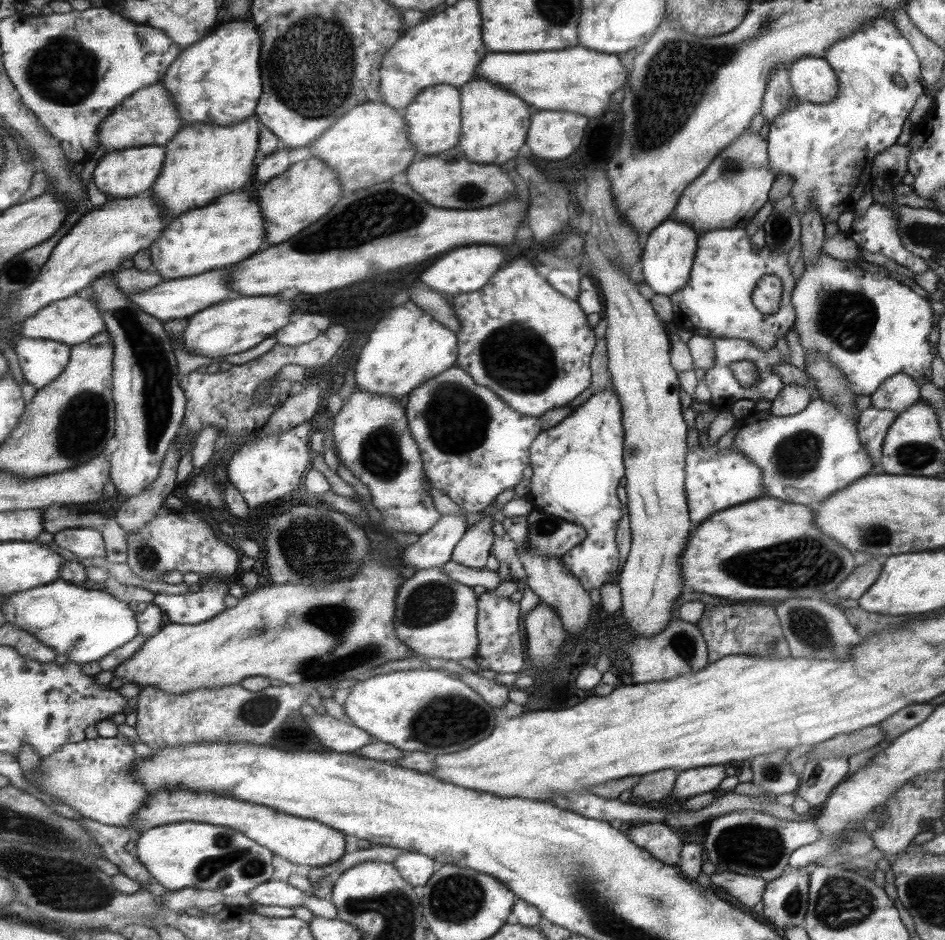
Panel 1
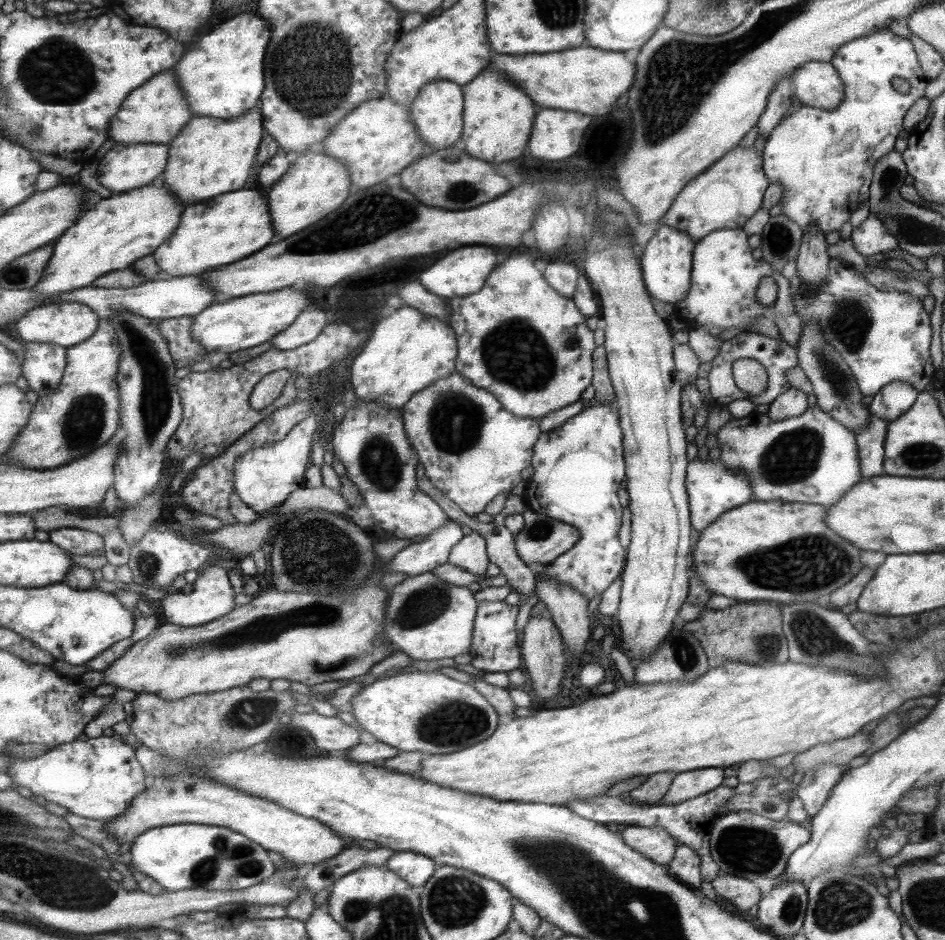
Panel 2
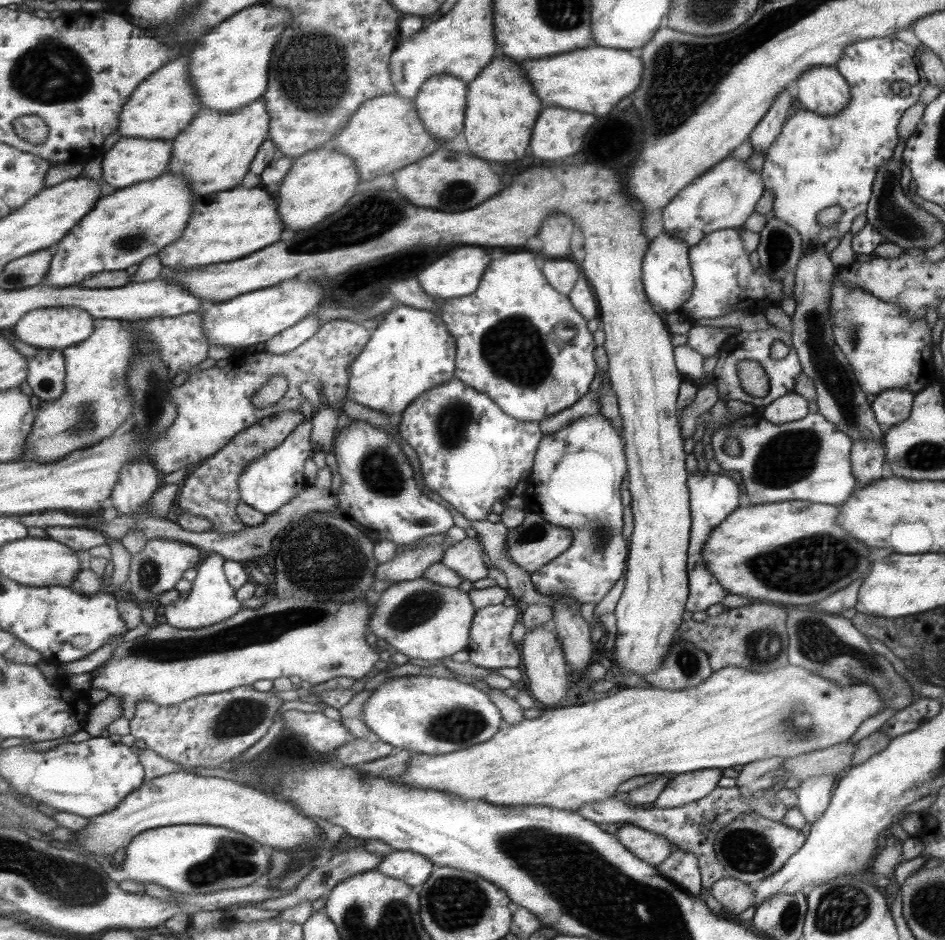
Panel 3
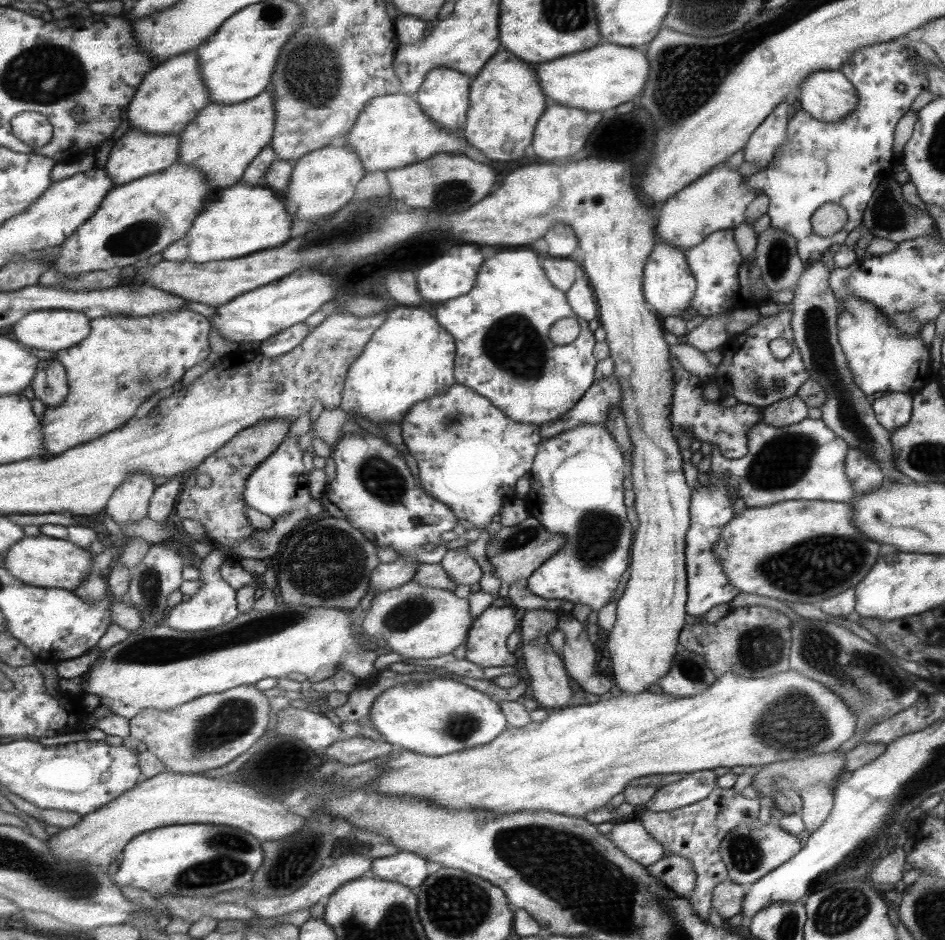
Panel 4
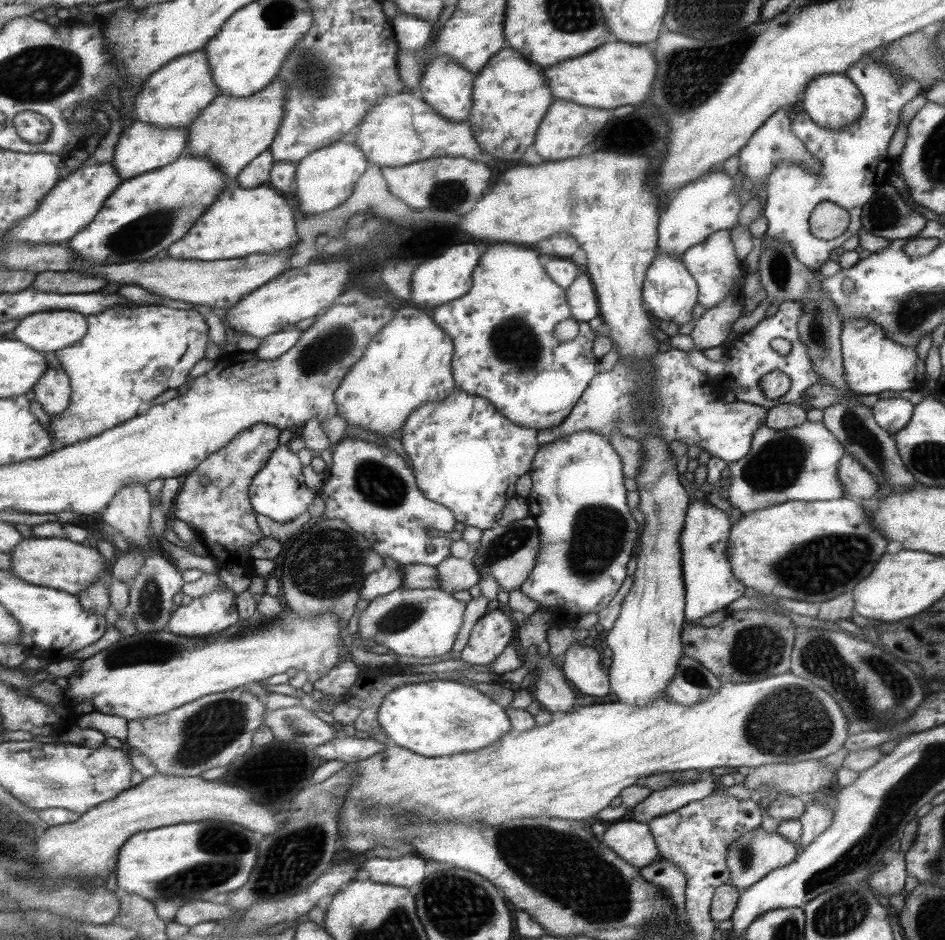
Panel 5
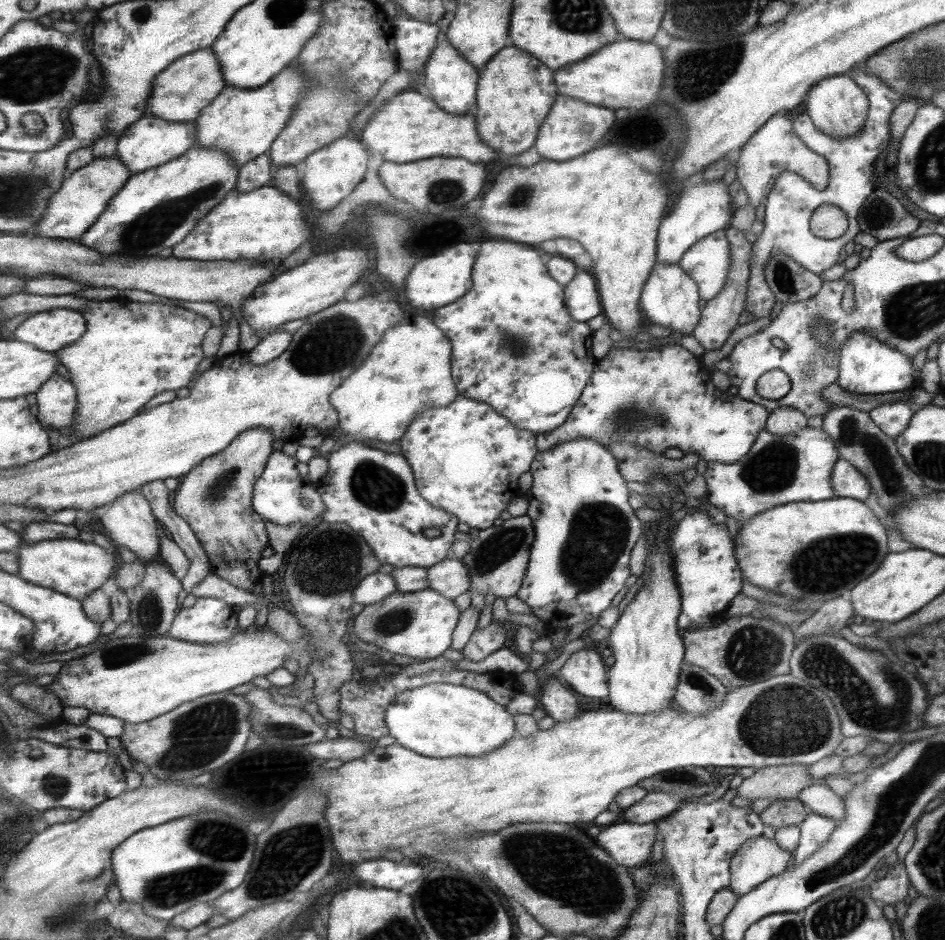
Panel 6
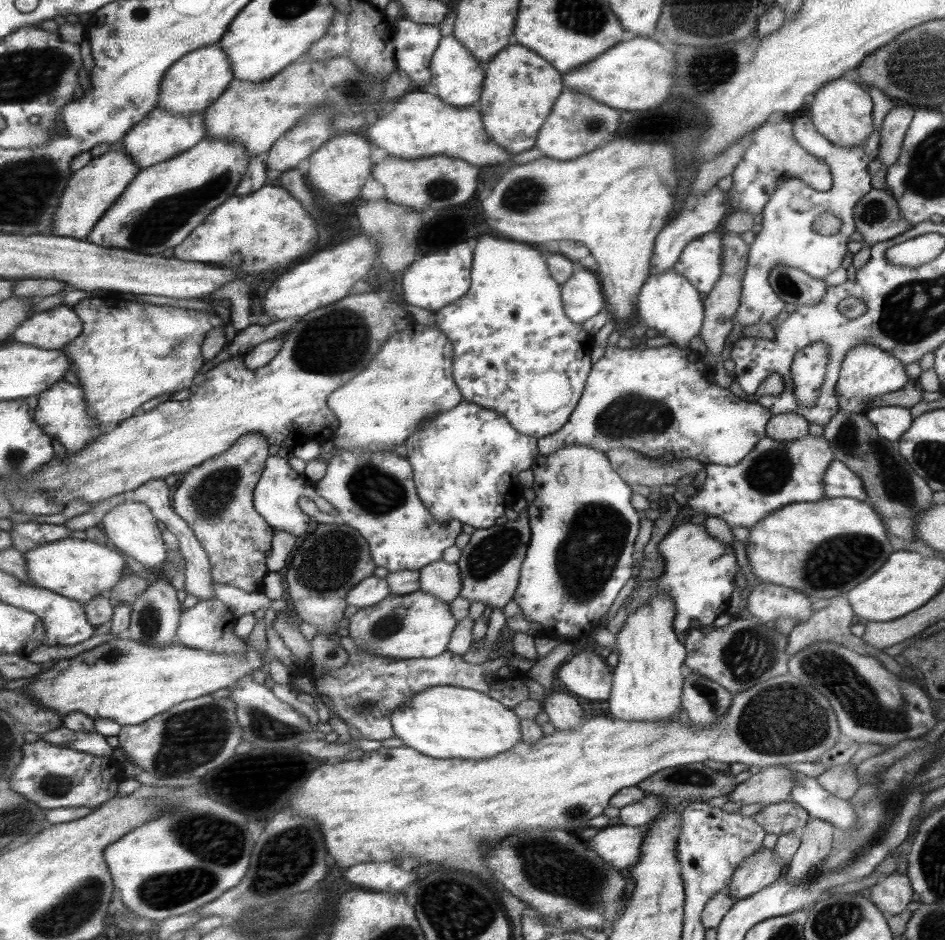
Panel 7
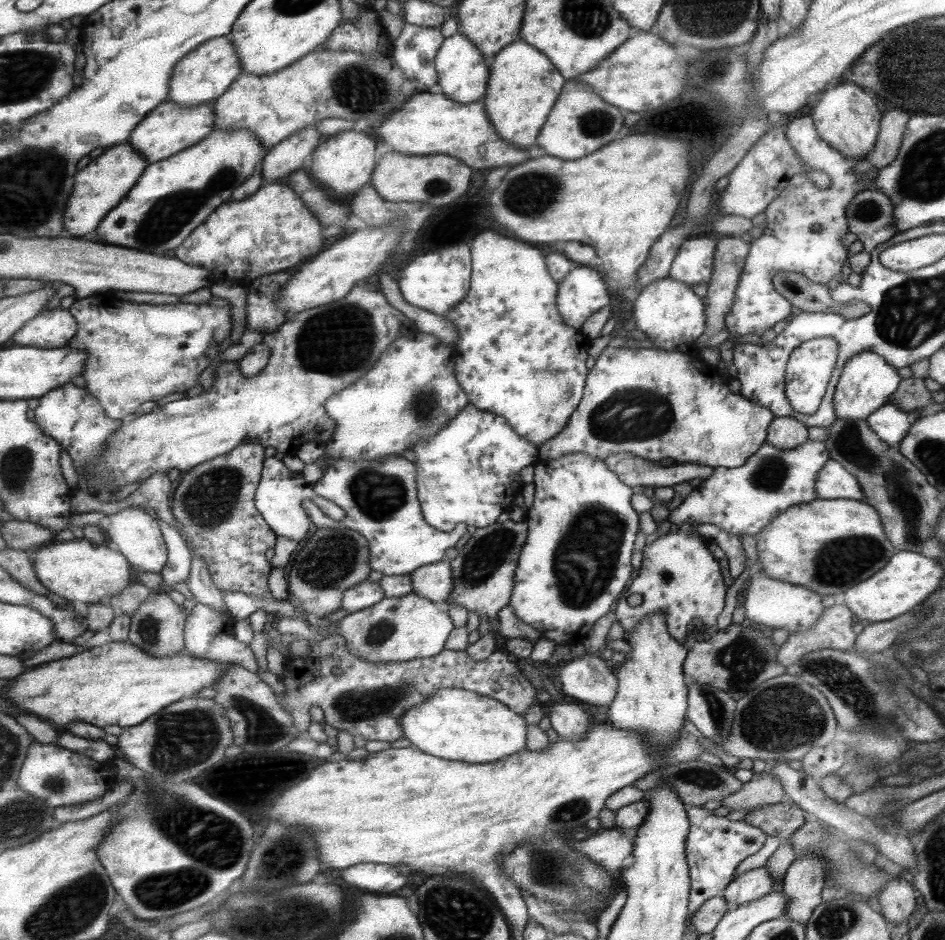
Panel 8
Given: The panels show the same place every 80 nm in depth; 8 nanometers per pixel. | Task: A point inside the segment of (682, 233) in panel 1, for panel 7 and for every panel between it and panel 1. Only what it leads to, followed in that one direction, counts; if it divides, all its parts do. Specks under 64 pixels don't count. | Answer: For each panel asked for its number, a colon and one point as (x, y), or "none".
2: (667, 260)
3: (667, 278)
4: (669, 286)
5: (669, 292)
6: (669, 298)
7: (669, 304)

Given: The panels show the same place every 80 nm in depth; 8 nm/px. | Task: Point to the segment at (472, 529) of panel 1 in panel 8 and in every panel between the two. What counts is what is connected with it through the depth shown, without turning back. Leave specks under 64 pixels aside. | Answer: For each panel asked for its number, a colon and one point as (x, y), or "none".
2: (469, 553)
3: (464, 557)
4: (462, 569)
5: (454, 574)
6: (449, 577)
7: (440, 579)
8: (433, 581)

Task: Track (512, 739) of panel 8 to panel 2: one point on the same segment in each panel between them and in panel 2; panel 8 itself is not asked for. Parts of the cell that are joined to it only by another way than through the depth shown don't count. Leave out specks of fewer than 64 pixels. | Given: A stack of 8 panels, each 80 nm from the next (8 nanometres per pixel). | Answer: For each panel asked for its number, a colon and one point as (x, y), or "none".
2: (422, 712)
3: (433, 716)
4: (440, 717)
5: (436, 718)
6: (441, 720)
7: (445, 722)

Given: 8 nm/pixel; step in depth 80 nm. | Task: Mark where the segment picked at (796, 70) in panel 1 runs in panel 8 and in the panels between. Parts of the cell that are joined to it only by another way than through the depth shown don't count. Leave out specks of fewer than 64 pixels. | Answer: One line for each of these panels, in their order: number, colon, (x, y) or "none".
2: (817, 84)
3: (822, 89)
4: (828, 96)
5: (832, 101)
6: (836, 105)
7: (841, 111)
8: (846, 118)

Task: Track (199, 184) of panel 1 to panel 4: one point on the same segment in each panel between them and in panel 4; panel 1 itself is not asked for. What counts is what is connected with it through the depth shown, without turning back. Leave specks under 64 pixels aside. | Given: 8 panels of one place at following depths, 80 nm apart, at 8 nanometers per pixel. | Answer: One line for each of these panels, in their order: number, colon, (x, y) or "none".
2: (209, 156)
3: (212, 153)
4: (222, 139)

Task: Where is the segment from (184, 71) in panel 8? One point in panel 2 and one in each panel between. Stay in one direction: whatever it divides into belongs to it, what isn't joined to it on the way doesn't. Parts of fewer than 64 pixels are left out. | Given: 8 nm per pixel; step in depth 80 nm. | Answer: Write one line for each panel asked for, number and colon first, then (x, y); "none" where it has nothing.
2: (154, 113)
3: (162, 106)
4: (170, 96)
5: (174, 96)
6: (179, 93)
7: (198, 78)

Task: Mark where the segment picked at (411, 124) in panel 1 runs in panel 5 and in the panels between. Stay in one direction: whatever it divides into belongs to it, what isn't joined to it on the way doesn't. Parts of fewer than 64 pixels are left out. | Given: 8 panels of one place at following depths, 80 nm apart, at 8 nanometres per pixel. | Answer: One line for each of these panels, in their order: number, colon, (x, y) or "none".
2: (437, 109)
3: (441, 103)
4: (444, 93)
5: (447, 87)

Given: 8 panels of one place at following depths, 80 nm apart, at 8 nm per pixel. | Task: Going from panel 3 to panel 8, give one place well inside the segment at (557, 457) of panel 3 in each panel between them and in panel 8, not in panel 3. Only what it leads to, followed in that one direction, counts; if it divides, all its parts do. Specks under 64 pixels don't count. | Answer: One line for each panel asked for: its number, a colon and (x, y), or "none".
4: (575, 490)
5: (586, 535)
6: (584, 529)
7: (579, 500)
8: (575, 560)

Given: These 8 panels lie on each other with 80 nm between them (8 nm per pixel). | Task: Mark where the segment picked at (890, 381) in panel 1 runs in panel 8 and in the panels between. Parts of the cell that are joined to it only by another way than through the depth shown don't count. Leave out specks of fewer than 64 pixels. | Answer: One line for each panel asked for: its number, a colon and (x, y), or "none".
2: (893, 400)
3: (891, 407)
4: (893, 410)
5: (893, 414)
6: (893, 418)
7: (891, 422)
8: (891, 424)

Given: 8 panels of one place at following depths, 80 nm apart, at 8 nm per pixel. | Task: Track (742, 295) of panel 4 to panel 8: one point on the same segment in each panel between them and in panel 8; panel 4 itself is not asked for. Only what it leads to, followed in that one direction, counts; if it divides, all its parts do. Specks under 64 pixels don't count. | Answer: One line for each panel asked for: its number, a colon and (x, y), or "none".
5: (713, 265)
6: (708, 261)
7: (700, 262)
8: (694, 262)

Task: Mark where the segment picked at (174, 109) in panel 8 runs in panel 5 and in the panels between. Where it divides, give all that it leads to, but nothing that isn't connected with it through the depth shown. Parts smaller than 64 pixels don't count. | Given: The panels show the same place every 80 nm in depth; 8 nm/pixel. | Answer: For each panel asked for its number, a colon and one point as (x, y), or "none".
5: (143, 147)
6: (150, 142)
7: (162, 135)

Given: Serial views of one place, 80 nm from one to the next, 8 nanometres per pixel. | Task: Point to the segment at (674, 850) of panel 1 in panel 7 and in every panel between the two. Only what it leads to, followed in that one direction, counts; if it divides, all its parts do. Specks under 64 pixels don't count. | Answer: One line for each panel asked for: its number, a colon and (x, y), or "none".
2: (655, 843)
3: (652, 849)
4: (630, 837)
5: (631, 841)
6: (629, 844)
7: (619, 845)

